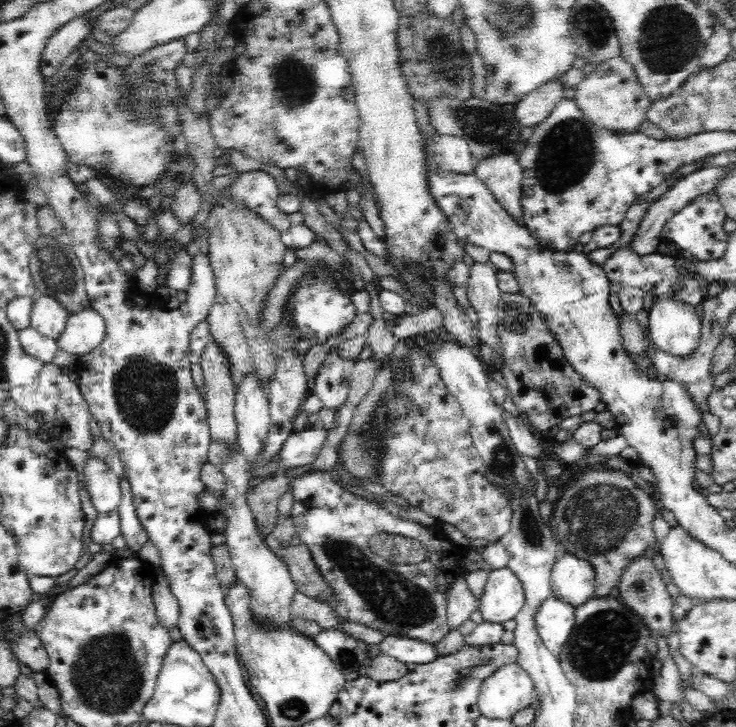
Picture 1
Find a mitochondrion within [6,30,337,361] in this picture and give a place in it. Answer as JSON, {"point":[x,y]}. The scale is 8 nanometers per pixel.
{"point":[293,83]}

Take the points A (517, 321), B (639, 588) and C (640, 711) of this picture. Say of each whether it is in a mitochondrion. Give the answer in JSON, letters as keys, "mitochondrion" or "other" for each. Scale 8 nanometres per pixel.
{"A":"mitochondrion","B":"mitochondrion","C":"other"}

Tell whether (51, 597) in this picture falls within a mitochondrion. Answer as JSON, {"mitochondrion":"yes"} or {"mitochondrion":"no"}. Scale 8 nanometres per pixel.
{"mitochondrion":"no"}

